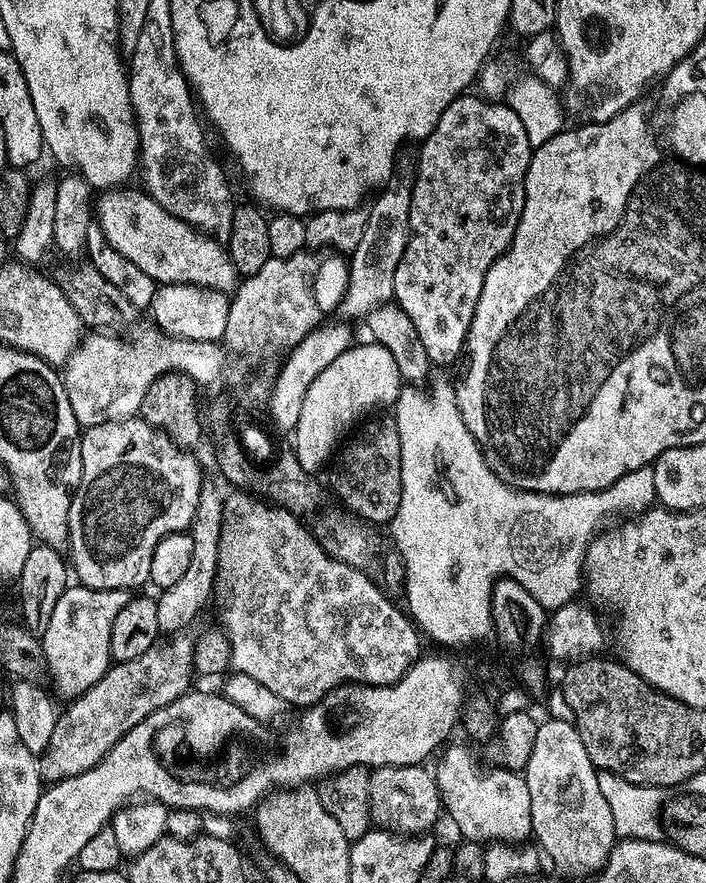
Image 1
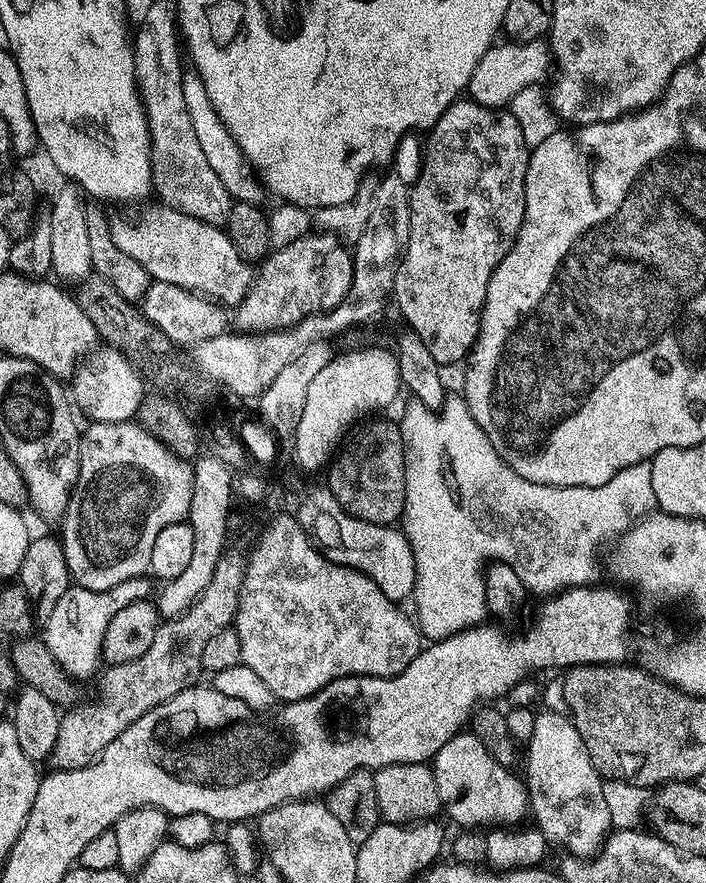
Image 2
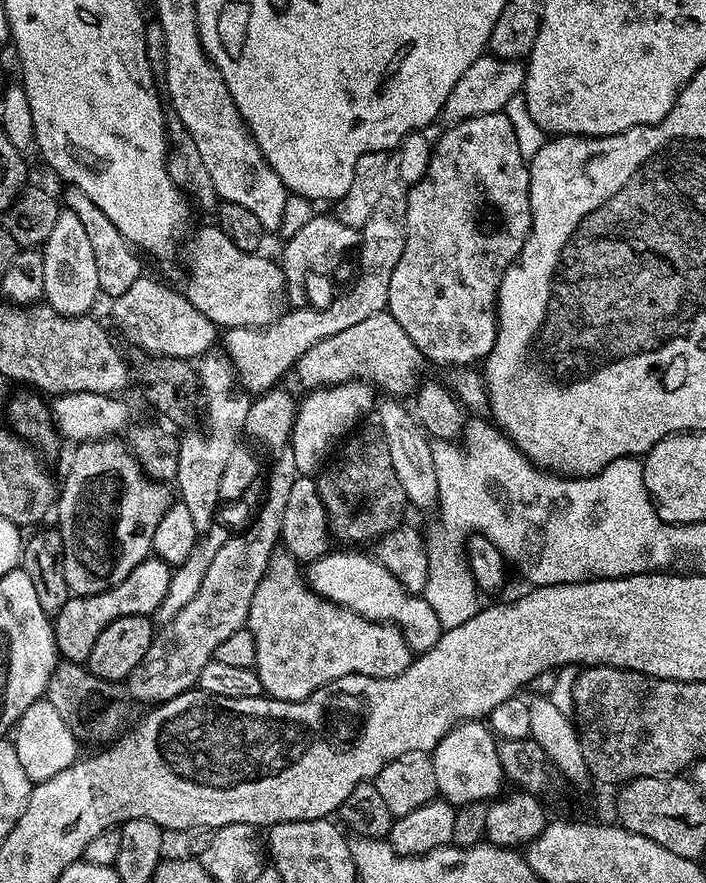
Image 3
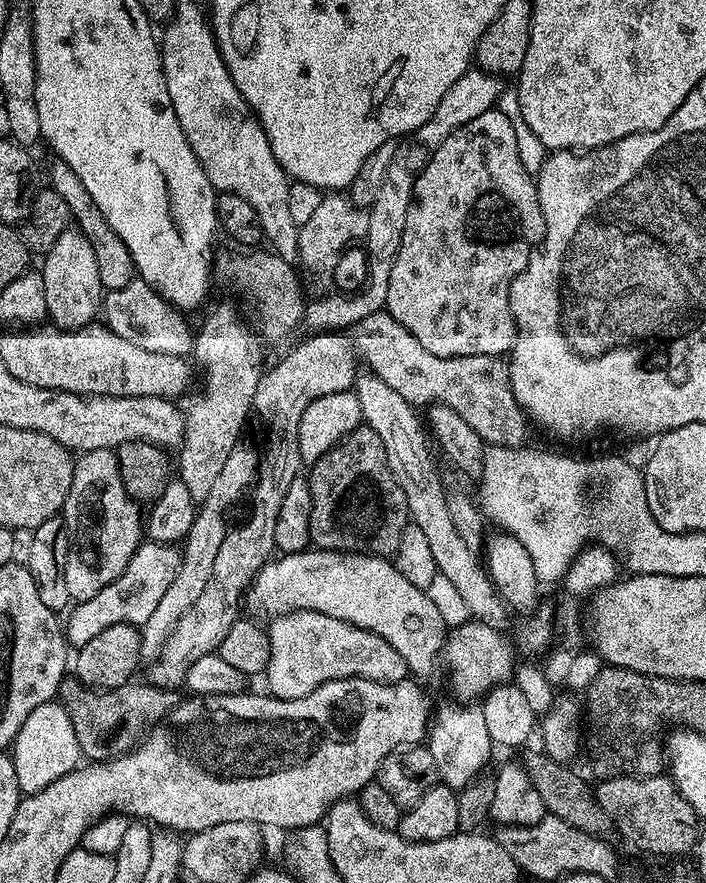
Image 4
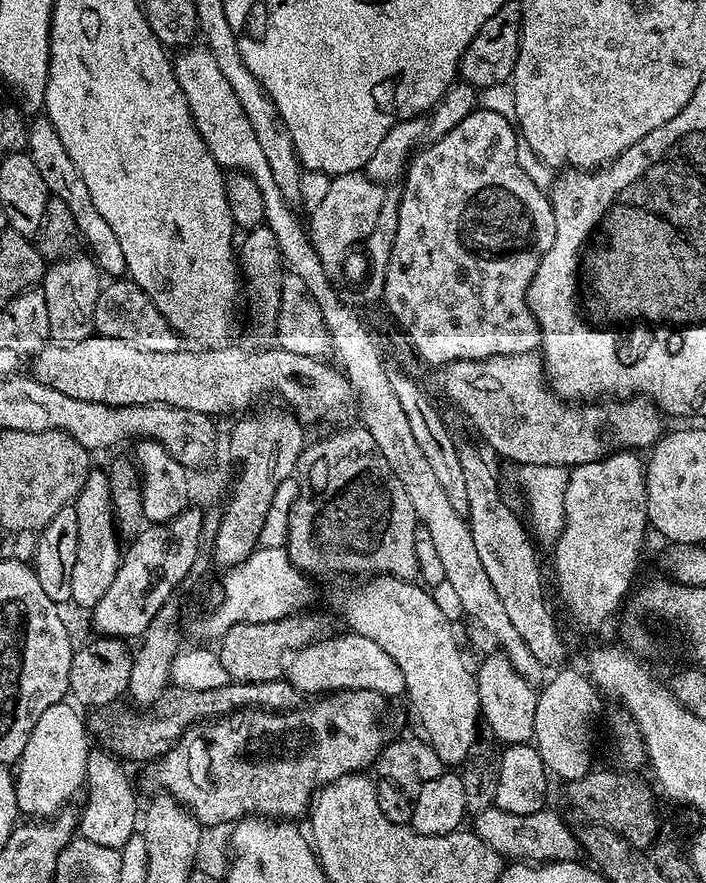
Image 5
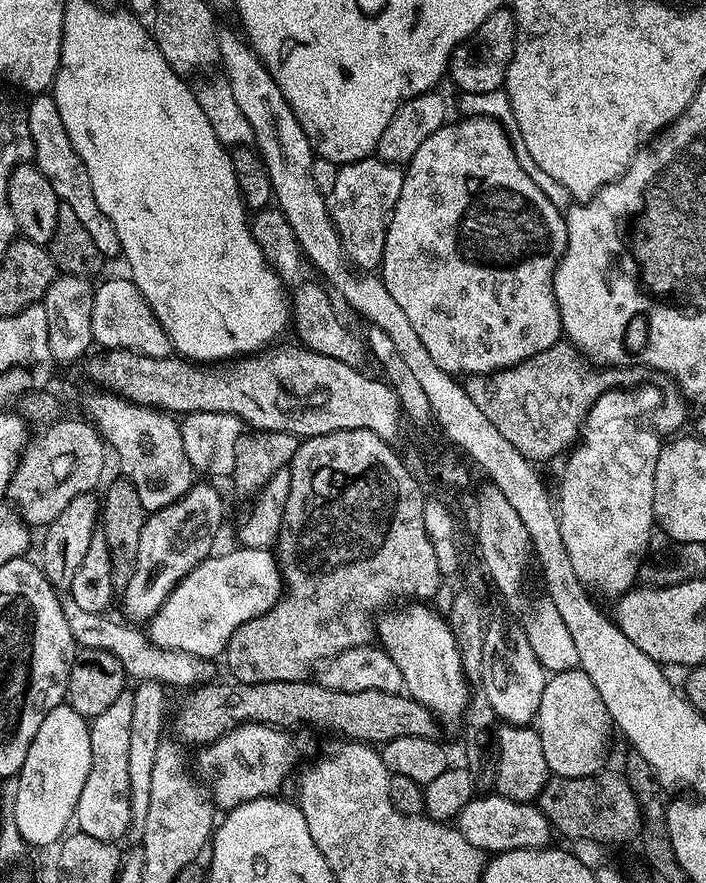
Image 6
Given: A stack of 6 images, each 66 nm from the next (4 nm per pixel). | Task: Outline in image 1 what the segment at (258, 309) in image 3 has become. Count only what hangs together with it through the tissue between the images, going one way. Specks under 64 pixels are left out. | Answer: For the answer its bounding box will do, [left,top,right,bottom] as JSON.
[94,187,240,294]

